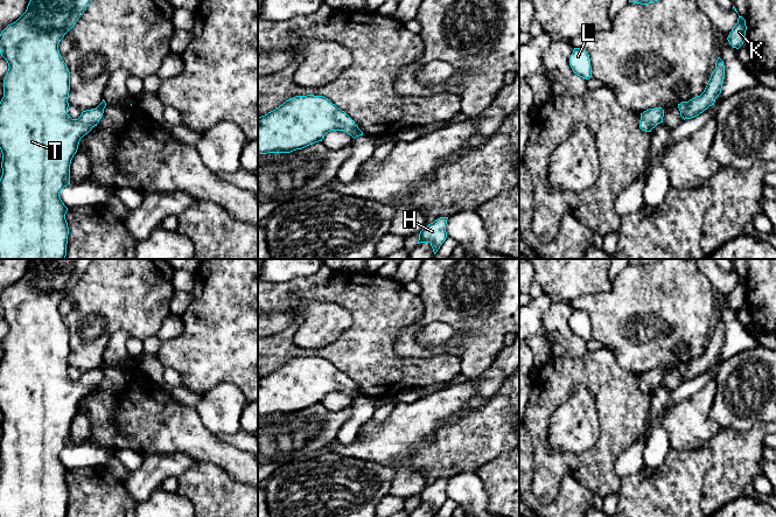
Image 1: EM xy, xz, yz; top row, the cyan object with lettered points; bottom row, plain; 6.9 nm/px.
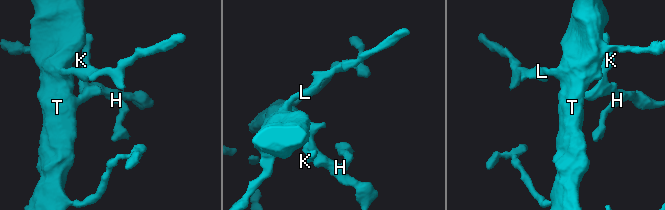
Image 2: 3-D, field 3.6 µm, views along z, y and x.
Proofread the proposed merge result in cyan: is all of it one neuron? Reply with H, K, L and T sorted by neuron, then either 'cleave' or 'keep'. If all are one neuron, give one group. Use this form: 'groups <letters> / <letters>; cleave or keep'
groups H K L T; keep

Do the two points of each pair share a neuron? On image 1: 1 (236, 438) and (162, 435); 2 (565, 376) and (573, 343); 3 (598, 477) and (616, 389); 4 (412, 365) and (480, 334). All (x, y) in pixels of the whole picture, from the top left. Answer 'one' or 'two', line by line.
1: two
2: two
3: one
4: two

